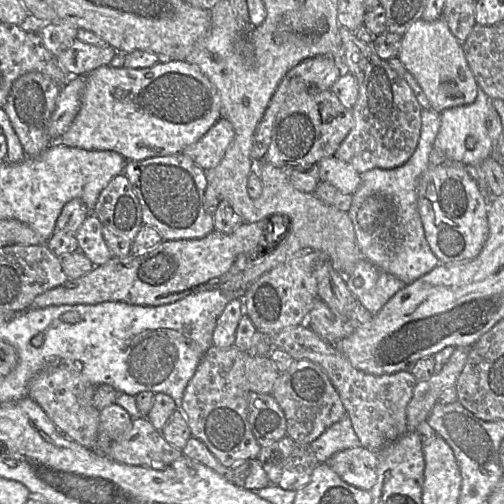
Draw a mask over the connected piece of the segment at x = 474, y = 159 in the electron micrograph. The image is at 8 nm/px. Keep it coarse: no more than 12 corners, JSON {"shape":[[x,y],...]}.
{"shape":[[491,99],[440,112],[434,148],[480,166],[492,156]]}

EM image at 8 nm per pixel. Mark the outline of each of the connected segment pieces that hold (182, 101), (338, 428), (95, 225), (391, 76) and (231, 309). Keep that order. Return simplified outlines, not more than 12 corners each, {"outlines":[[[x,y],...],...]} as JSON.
{"outlines":[[[197,65],[86,75],[57,143],[181,154],[222,118]],[[347,412],[310,445],[320,463],[362,446]],[[92,213],[75,233],[79,251],[94,266],[113,257],[103,224]],[[339,27],[357,80],[337,158],[360,174],[413,155],[422,107],[371,44]],[[234,297],[213,333],[213,345],[233,347],[243,300]]]}

